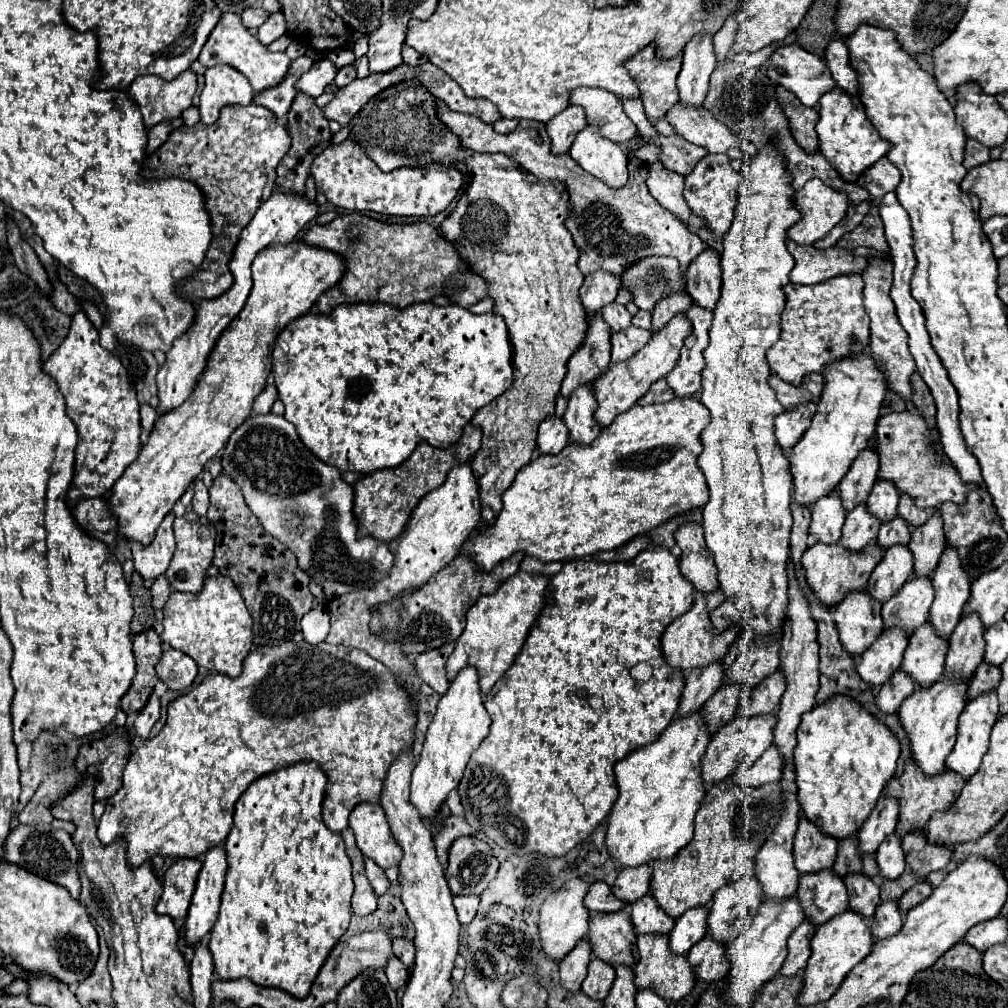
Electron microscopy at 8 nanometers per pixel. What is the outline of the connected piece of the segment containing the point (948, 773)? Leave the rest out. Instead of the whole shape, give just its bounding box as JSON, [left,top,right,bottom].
[882,760,964,838]

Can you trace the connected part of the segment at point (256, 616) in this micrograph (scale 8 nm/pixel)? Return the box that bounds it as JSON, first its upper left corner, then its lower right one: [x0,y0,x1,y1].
[206,474,314,648]

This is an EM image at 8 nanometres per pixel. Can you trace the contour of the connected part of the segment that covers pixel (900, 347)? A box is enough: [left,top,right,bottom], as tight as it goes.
[862,258,916,410]

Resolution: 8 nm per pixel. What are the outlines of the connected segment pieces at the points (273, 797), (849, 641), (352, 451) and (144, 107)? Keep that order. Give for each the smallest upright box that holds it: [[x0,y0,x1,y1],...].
[[184,761,354,998],[830,590,882,656],[272,302,512,474],[128,70,196,130]]

